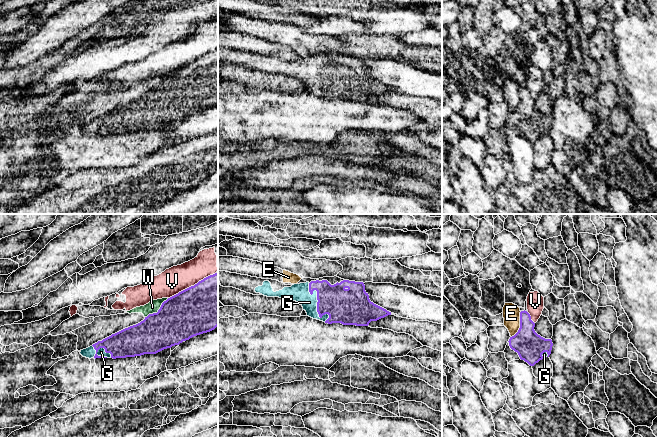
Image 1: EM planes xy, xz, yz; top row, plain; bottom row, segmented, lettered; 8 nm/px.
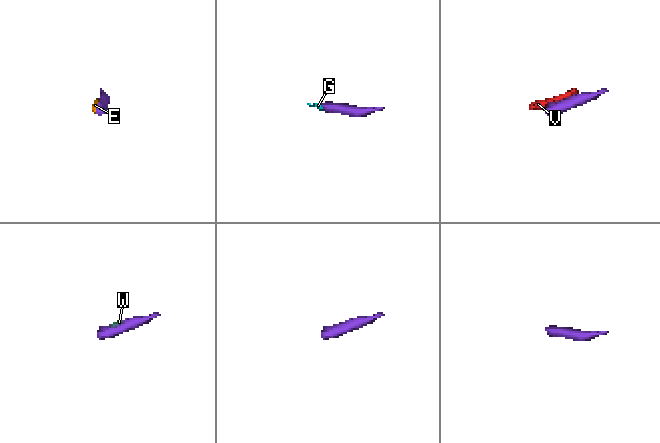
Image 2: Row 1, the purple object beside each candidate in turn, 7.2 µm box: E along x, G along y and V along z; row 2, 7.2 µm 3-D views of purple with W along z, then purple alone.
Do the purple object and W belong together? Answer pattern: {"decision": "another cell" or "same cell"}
{"decision": "another cell"}

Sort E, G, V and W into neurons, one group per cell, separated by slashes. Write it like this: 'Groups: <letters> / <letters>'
Groups: E / G / V / W

